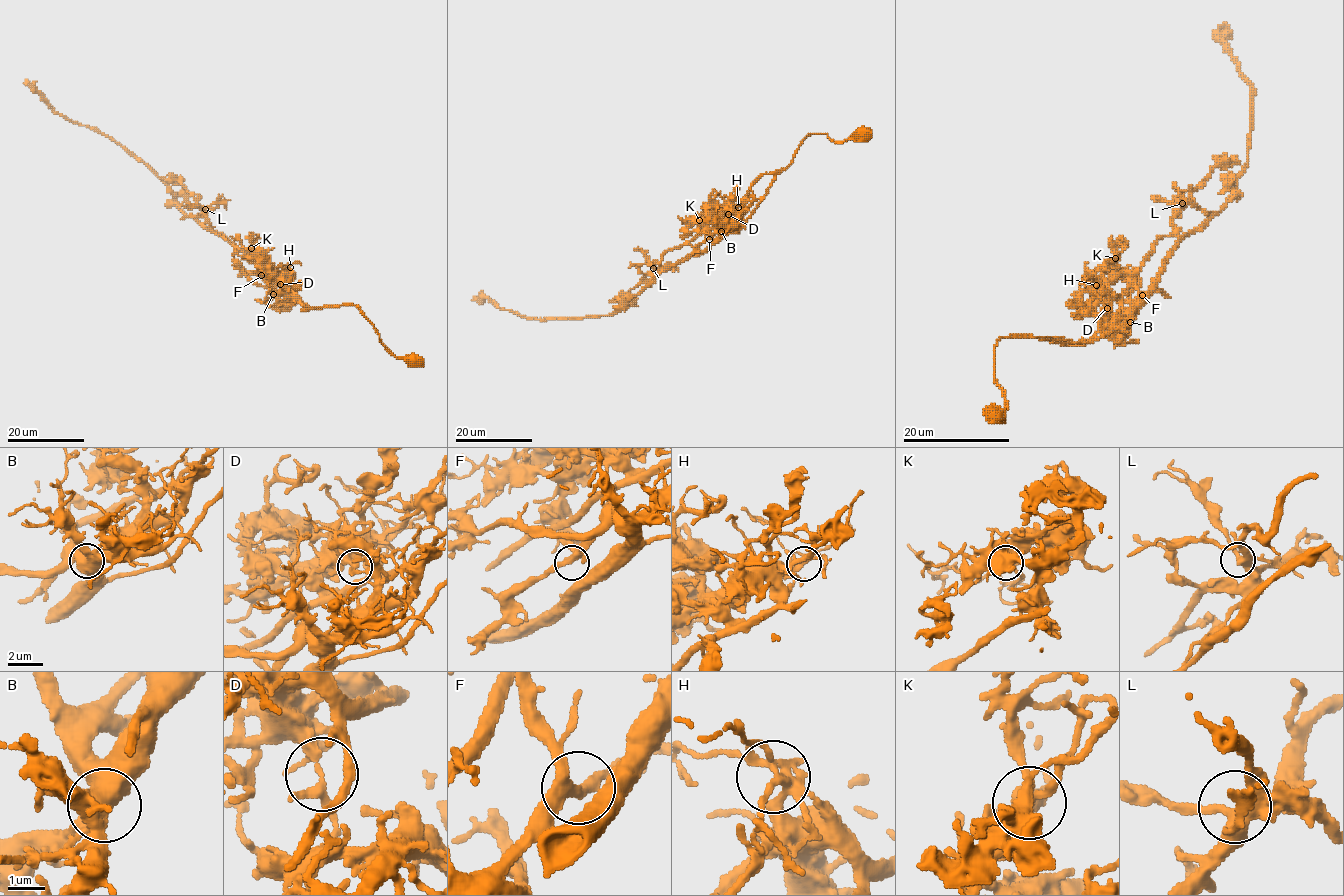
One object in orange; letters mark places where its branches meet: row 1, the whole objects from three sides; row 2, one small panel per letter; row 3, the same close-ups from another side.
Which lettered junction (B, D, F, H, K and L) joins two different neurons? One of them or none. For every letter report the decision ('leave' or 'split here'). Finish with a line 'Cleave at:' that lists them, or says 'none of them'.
B: leave
D: split here
F: leave
H: leave
K: leave
L: leave
Cleave at: D

